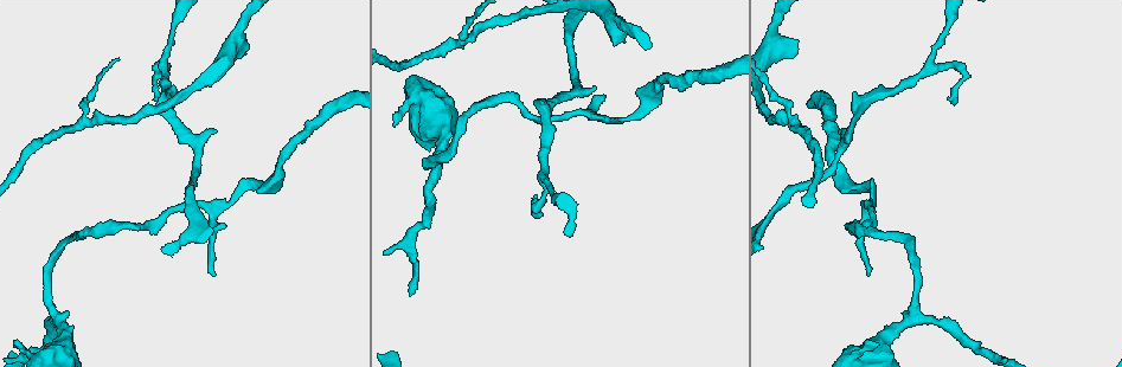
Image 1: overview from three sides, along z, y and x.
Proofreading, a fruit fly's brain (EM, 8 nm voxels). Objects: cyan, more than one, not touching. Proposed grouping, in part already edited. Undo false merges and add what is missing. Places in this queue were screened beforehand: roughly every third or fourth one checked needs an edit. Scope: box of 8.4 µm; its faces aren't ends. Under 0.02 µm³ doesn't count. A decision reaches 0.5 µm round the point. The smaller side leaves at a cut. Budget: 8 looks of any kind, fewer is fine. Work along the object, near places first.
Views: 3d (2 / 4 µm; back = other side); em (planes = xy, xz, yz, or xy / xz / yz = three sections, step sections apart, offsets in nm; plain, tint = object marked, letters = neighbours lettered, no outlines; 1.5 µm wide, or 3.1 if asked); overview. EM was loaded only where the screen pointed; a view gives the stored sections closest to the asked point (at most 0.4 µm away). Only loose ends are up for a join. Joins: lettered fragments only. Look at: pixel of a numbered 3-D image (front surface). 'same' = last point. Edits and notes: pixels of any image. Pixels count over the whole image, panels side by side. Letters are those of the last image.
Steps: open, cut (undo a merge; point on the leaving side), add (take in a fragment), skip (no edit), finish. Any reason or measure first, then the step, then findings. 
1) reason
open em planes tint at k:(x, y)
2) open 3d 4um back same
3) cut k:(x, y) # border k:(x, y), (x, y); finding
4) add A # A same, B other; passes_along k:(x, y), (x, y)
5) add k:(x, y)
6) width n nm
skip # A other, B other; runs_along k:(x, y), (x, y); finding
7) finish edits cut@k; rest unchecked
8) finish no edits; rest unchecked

sudden change in width
open em xy step 8 plain at 1:(774, 47)

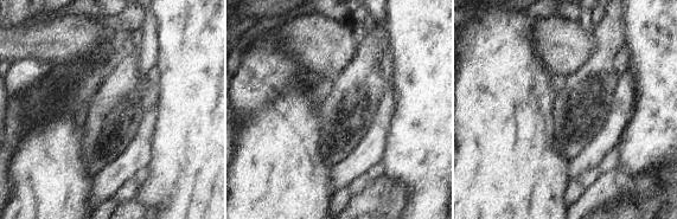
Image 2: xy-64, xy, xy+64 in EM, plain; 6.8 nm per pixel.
open em xy step 8 letters same

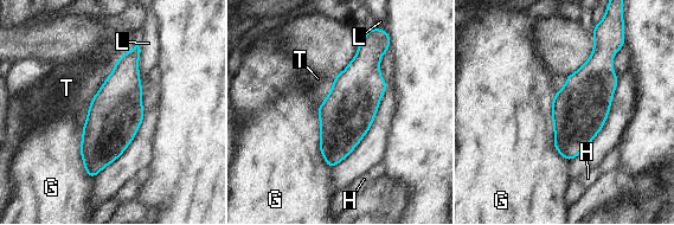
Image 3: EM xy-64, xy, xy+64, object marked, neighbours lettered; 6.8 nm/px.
width 360 nm; longest_contact L 500 nm
skip # G other, H other, L other, T other; continuous, no second neuron

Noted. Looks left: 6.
a narrow waist
open em xy step 4 letters at 1:(86, 120)

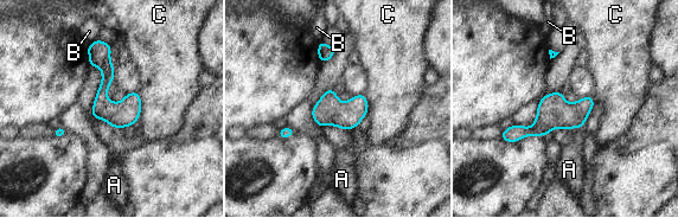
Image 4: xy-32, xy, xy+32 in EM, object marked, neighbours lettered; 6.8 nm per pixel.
longest_contact C 190 nm
skip # A other, B other, C other; runs_along 4:(590, 100), (504, 136); one neuron here

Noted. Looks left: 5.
branch stops here
open em xy step 4 letters at 1:(954, 102)

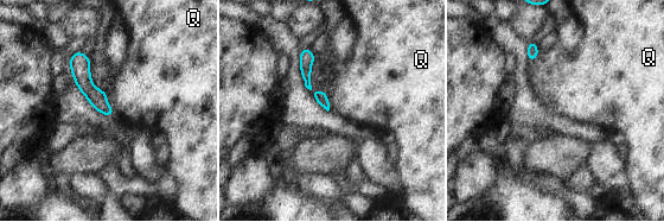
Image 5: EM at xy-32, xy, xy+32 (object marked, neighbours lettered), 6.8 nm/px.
open em planes letters same

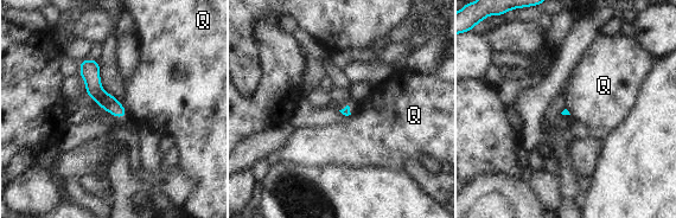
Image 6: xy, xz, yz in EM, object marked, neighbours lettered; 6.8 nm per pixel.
longest_contact Q 90 nm
skip # Q other; none of them fits

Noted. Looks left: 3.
open em planes letters at 1:(625, 119)

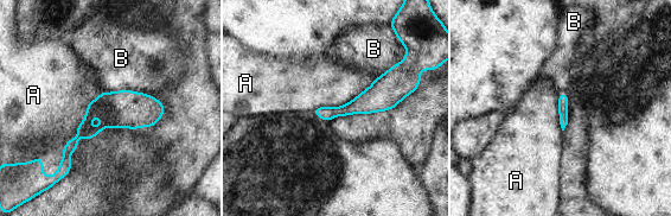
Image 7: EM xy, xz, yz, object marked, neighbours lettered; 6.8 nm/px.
skip # A other, B other; continuous, no second neuron

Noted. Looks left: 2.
finish no edits; rest unchecked

